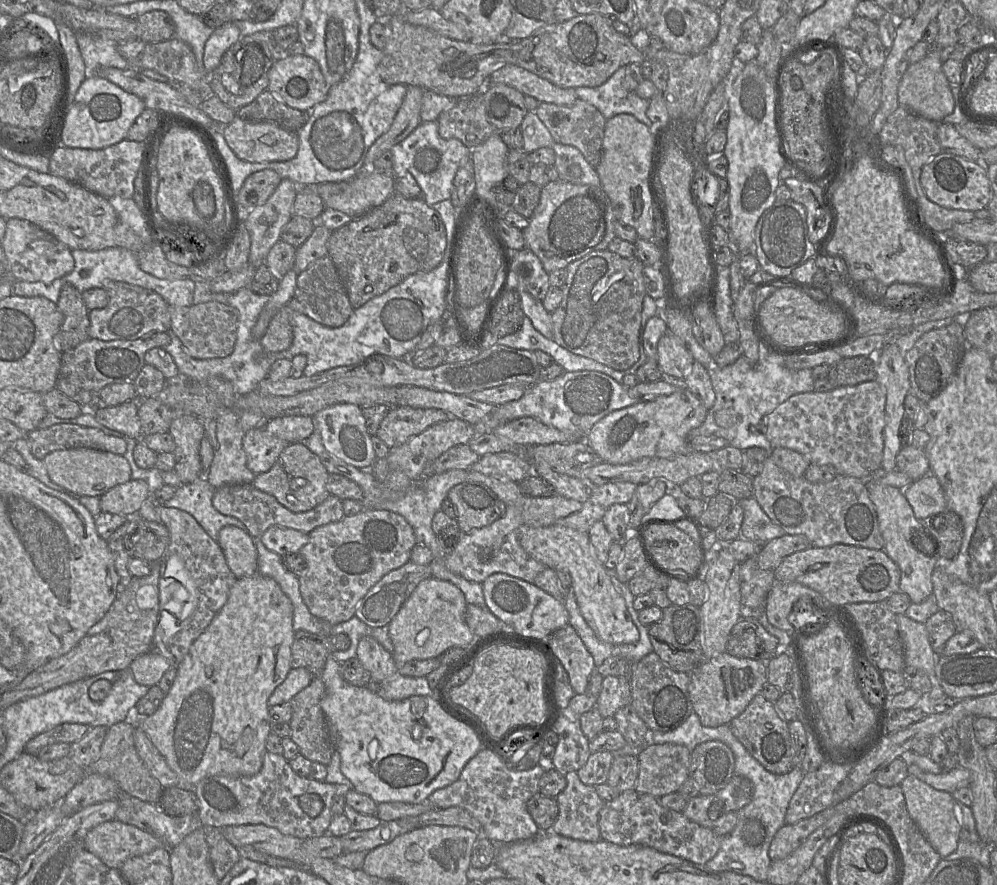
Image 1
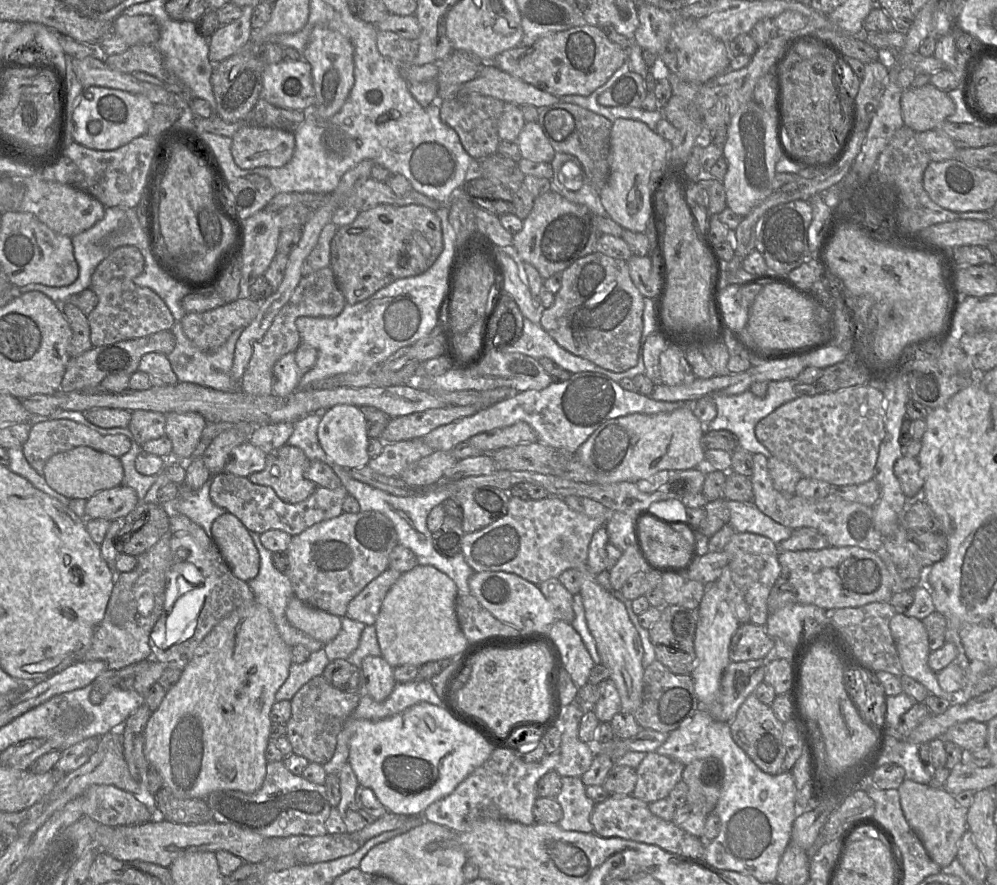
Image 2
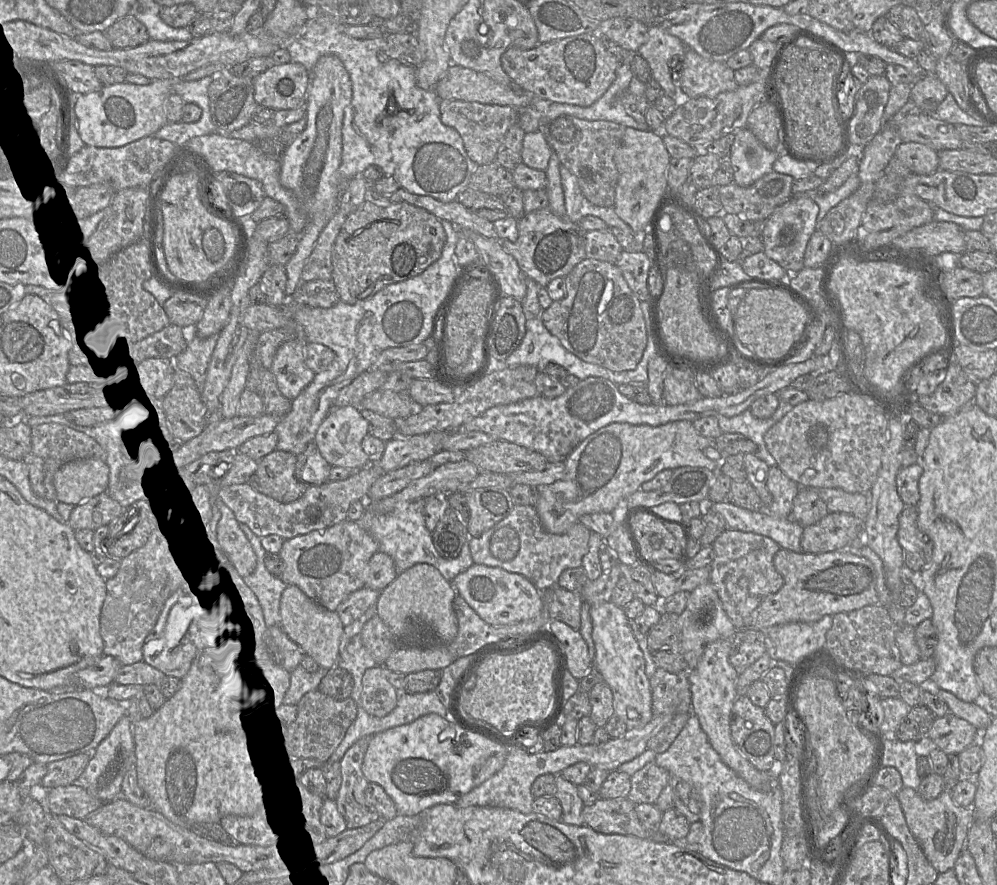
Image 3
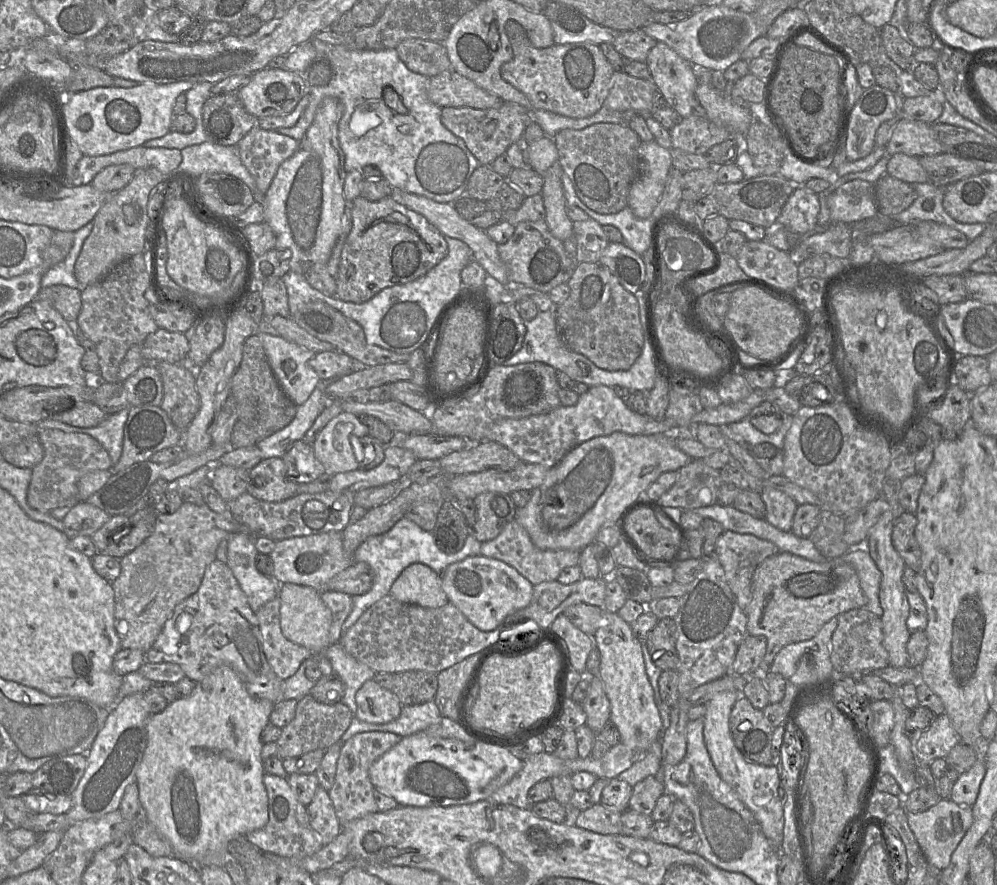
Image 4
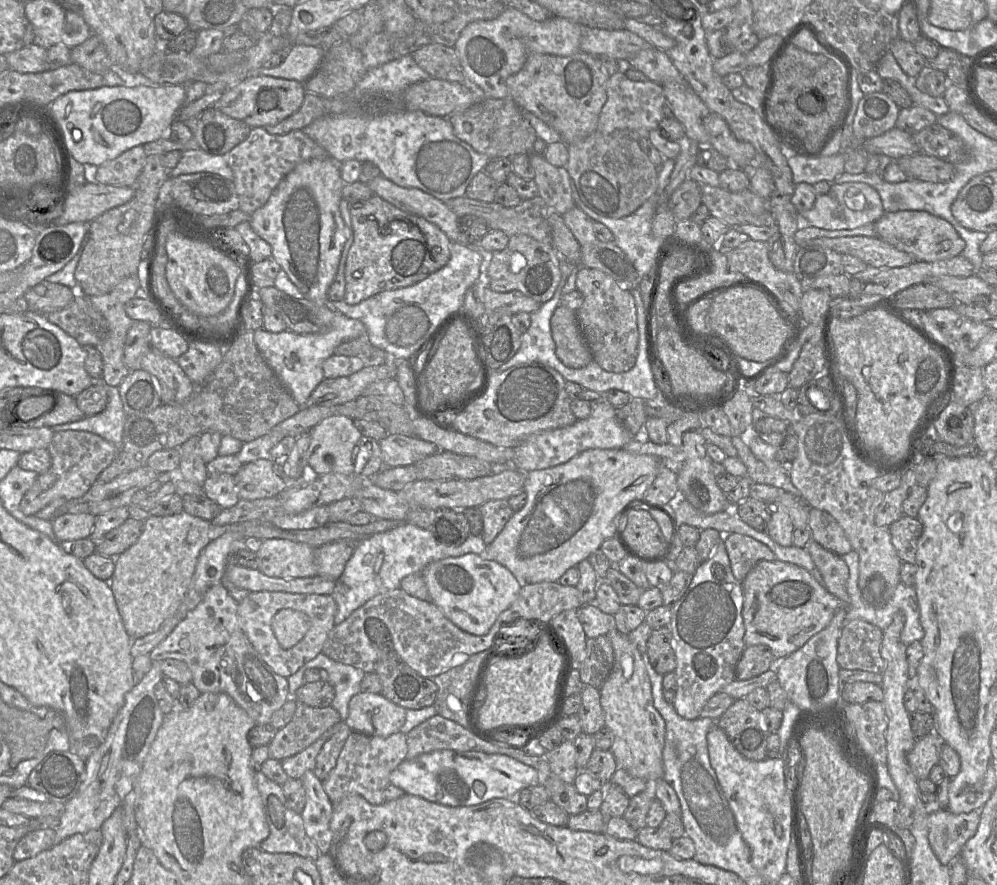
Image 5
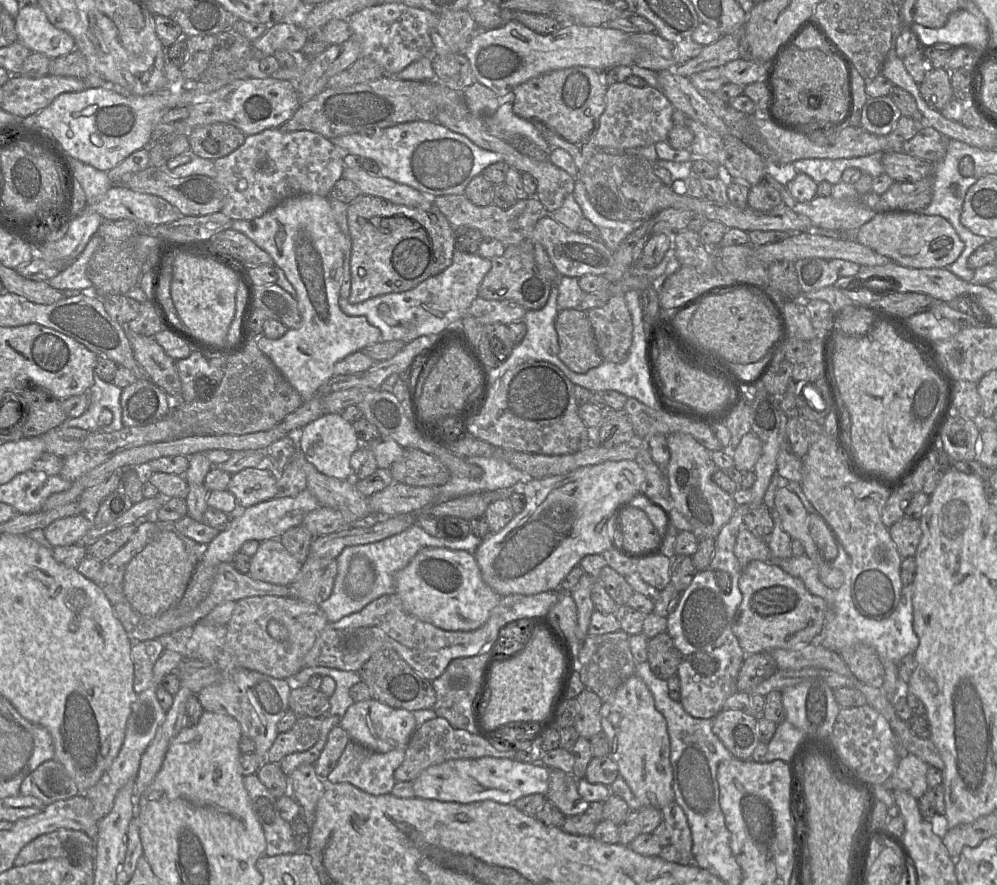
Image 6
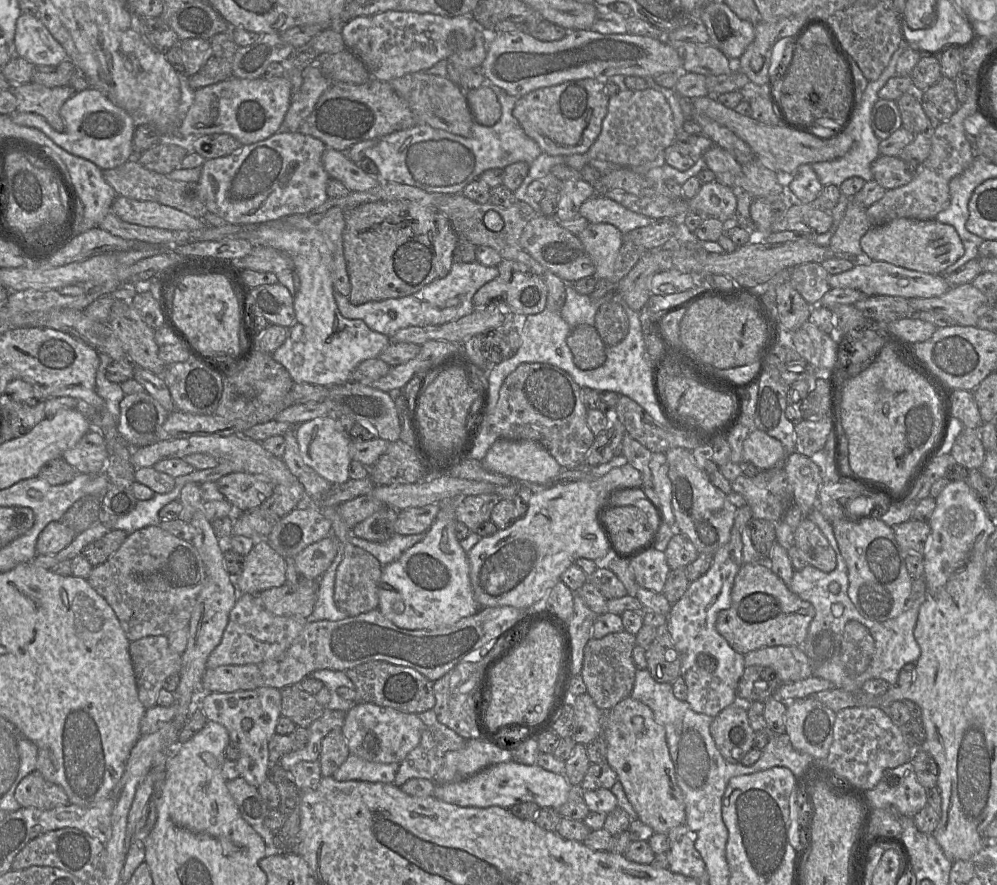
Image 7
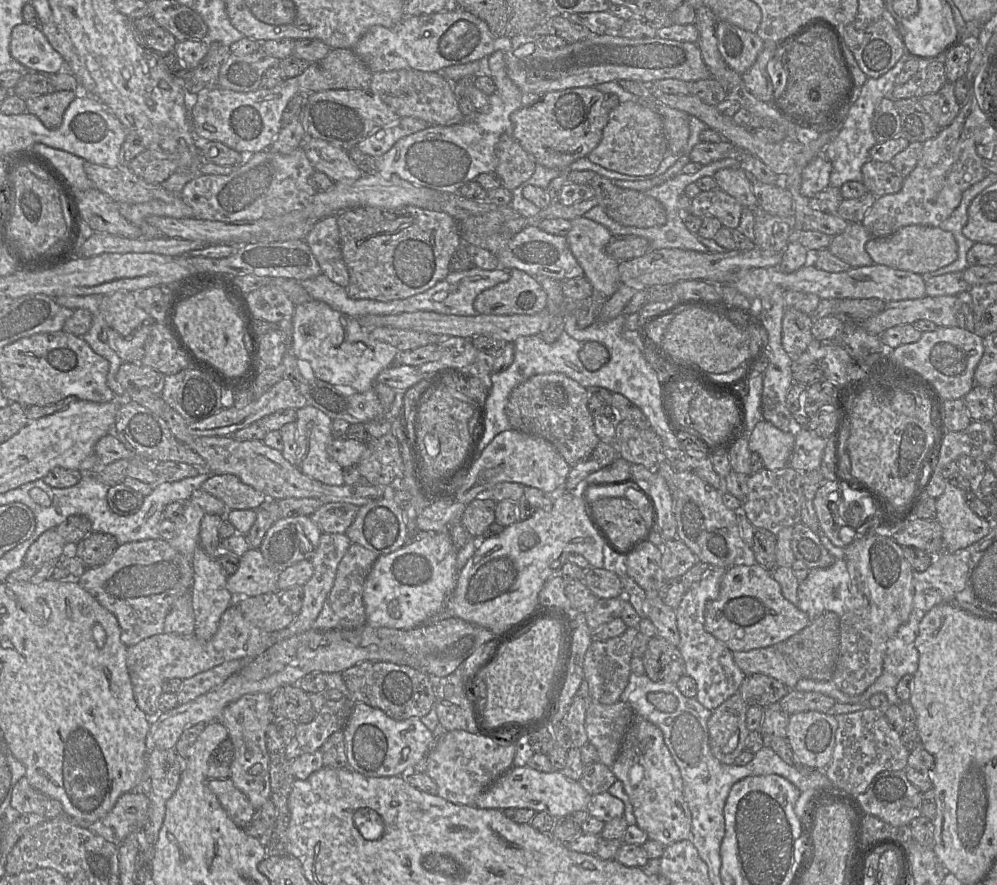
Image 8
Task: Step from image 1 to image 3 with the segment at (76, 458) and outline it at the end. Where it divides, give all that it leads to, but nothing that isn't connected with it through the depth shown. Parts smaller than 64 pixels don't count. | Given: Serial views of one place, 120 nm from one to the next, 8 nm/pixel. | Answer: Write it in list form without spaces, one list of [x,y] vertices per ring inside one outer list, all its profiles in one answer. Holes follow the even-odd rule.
[[[80,459],[63,465],[54,475],[57,501],[74,506],[107,492],[110,467],[99,459]]]

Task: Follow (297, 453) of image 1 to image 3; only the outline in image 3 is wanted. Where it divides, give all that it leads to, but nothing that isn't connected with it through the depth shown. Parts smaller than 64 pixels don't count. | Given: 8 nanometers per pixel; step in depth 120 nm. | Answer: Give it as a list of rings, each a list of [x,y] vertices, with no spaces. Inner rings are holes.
[[[275,449],[257,462],[257,470],[248,483],[254,490],[280,503],[293,502],[308,487],[295,477],[296,462],[296,455]]]

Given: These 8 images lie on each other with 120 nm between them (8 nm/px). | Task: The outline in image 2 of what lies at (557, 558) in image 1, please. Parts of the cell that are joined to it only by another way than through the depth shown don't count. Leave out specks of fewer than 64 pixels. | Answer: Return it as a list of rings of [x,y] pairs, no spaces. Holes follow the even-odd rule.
[[[586,565],[576,568],[581,574],[581,589],[588,629],[593,636],[597,651],[603,664],[610,673],[621,699],[621,710],[633,713],[641,706],[643,696],[642,664],[644,649],[640,636],[632,624],[625,605],[613,593],[604,589]]]

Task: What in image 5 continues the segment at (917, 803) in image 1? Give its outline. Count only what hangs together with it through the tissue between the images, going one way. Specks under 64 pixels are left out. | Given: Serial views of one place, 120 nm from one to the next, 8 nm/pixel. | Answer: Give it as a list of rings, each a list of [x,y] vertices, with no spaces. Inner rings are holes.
[[[948,808],[928,816],[928,840],[938,860],[949,864],[960,856],[965,843],[974,836],[979,825],[981,808],[954,814]]]

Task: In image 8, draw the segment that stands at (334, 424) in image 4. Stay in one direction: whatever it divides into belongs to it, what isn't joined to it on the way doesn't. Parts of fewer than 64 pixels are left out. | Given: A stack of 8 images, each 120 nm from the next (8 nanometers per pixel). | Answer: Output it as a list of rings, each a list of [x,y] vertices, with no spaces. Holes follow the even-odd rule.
[[[306,405],[296,410],[297,458],[295,466],[306,476],[331,486],[344,485],[343,468],[329,454],[334,440],[331,433],[332,420],[322,411]]]

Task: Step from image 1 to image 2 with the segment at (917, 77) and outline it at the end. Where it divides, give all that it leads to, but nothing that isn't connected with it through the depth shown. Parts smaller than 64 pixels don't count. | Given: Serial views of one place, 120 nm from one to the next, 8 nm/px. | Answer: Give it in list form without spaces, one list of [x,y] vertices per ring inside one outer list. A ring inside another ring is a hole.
[[[930,82],[905,89],[900,105],[904,125],[916,132],[936,129],[955,112],[955,103],[948,92]]]

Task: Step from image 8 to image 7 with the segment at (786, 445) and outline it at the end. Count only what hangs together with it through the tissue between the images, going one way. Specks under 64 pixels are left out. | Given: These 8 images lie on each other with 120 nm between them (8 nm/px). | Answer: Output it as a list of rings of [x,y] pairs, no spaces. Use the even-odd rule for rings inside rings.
[[[752,428],[743,443],[743,461],[754,464],[759,470],[768,470],[785,460],[782,443],[757,428]]]

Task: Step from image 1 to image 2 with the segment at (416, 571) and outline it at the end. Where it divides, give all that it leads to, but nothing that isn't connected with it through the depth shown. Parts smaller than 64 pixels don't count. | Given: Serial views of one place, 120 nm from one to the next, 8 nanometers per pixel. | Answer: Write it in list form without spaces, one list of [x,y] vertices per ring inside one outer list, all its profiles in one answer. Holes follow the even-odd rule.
[[[386,569],[349,602],[346,616],[365,625],[375,625],[384,597],[400,576],[400,572]]]

